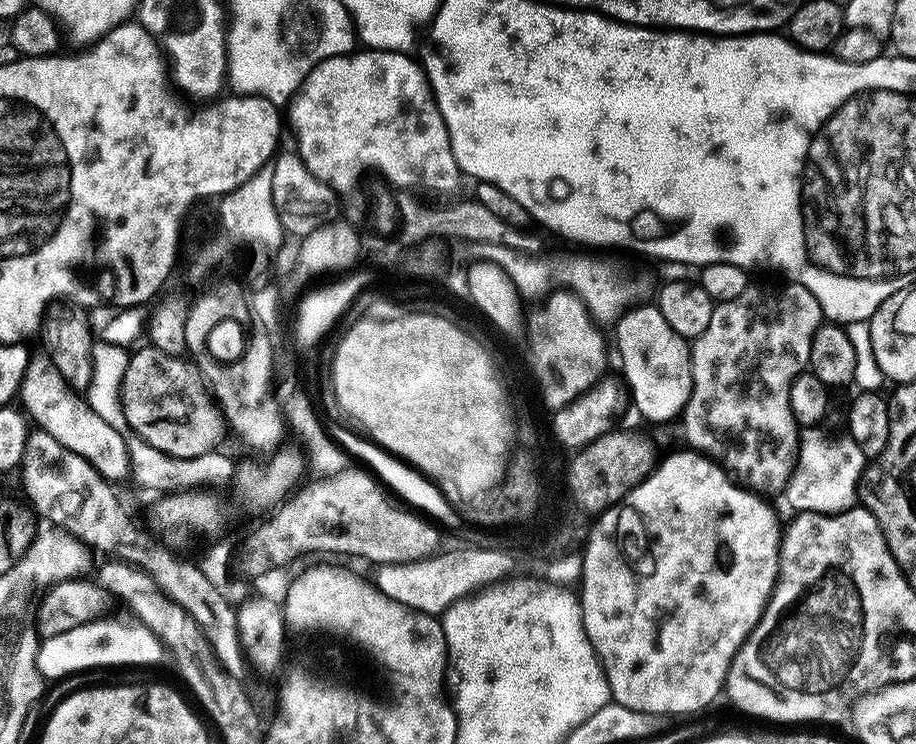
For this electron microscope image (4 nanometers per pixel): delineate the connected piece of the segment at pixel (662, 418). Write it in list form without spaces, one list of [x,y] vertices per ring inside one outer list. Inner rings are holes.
[[[655,306],[628,308],[614,324],[614,330],[620,364],[624,367],[622,380],[637,410],[656,424],[664,424],[675,416],[677,419],[692,393],[692,349],[689,341],[671,328],[670,322],[662,318],[660,309]]]

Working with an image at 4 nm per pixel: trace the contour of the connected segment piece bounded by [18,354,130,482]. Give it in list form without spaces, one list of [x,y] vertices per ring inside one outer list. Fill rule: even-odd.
[[[47,354],[29,355],[28,365],[20,378],[18,400],[24,403],[22,408],[27,419],[39,431],[62,442],[66,450],[74,450],[74,454],[86,458],[86,462],[90,462],[90,466],[94,466],[94,470],[98,470],[98,474],[105,480],[117,482],[116,480],[129,475],[128,443],[125,435],[119,429],[102,422],[98,414],[94,414],[87,399],[77,389],[70,387],[62,374],[58,374],[58,366],[54,366]]]

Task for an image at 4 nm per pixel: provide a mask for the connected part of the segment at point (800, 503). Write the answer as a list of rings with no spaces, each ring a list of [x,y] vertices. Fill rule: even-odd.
[[[809,429],[801,433],[800,447],[797,451],[797,465],[784,491],[793,511],[830,513],[836,515],[853,507],[858,498],[858,487],[861,473],[864,471],[868,458],[862,454],[861,447],[854,442],[852,436],[824,436],[819,429]]]

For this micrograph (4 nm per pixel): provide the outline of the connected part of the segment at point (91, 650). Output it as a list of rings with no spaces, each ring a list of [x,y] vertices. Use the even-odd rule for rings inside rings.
[[[113,618],[95,620],[74,630],[56,632],[43,641],[36,655],[38,668],[45,681],[60,680],[87,668],[112,668],[115,664],[156,664],[160,660],[160,639],[143,624],[133,623],[132,632]]]

